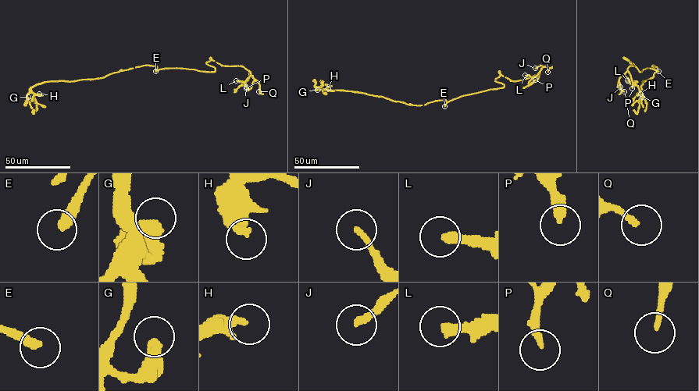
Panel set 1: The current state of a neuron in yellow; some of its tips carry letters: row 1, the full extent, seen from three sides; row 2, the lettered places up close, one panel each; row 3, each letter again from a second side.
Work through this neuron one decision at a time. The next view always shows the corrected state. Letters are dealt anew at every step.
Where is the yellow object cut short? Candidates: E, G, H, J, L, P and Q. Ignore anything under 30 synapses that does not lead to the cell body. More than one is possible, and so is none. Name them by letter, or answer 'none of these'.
J, P, Q

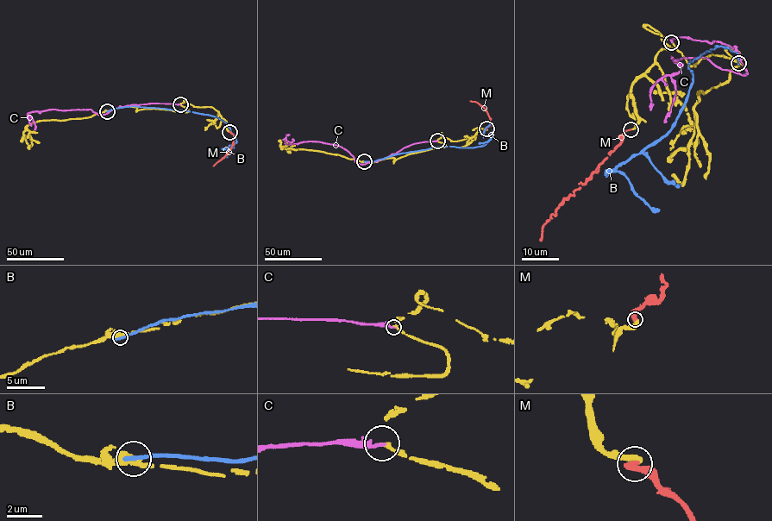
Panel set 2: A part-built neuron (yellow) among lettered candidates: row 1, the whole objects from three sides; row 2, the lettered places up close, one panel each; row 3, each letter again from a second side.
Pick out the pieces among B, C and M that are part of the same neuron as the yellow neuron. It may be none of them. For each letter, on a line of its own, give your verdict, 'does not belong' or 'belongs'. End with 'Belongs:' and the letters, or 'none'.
B: does not belong
C: does not belong
M: belongs
Belongs: M

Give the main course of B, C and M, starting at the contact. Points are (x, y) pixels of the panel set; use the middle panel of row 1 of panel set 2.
B: (364, 161), (441, 147), (483, 146), (492, 135), (492, 124), (485, 128), (483, 137)
C: (437, 141), (414, 143), (387, 156), (361, 164), (338, 146), (314, 141), (285, 143), (291, 142), (292, 139)
M: (486, 128), (491, 122), (486, 111), (477, 102), (470, 101)

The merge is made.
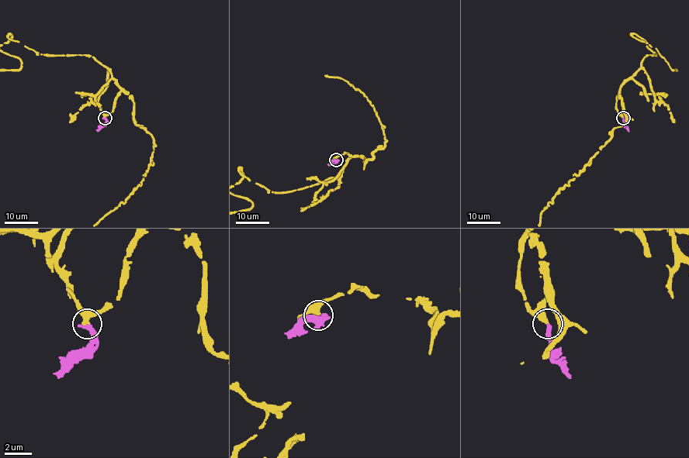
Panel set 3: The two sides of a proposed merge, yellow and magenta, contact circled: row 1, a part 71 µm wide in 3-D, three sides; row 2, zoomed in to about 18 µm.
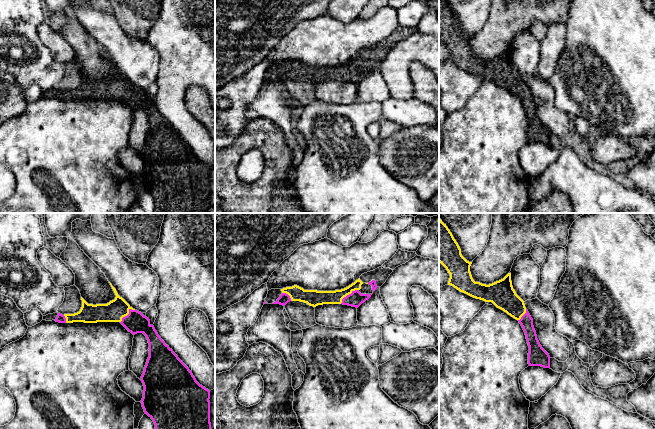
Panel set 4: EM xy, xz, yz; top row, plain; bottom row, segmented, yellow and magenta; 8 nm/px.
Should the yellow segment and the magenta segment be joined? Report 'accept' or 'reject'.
accept

